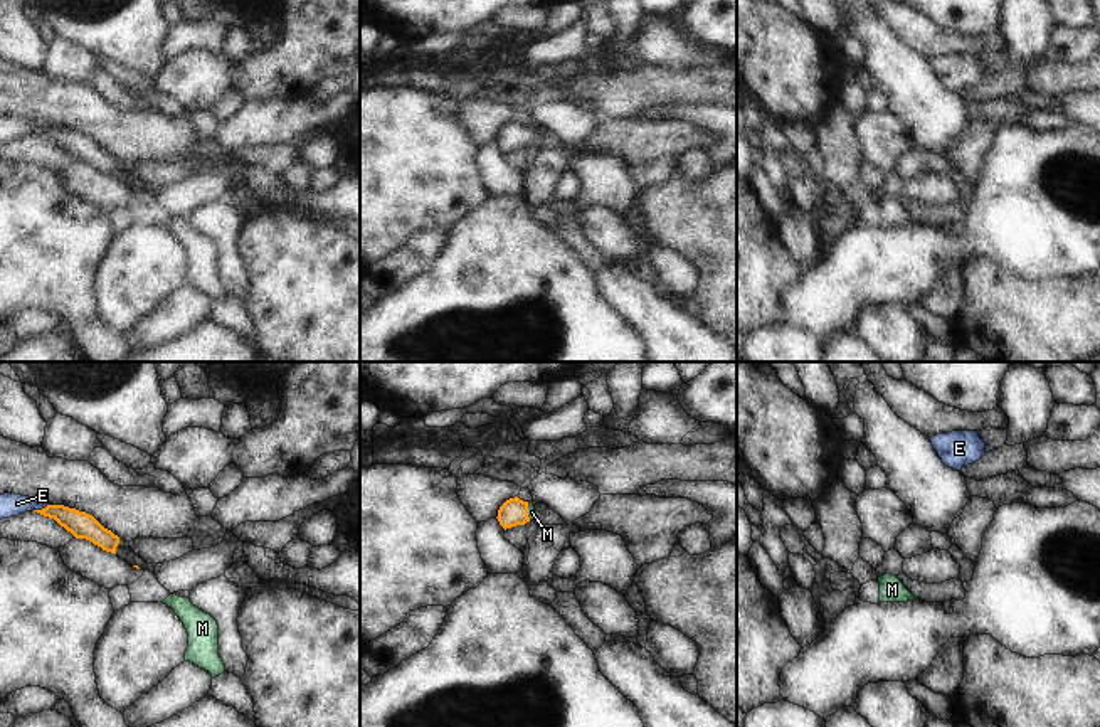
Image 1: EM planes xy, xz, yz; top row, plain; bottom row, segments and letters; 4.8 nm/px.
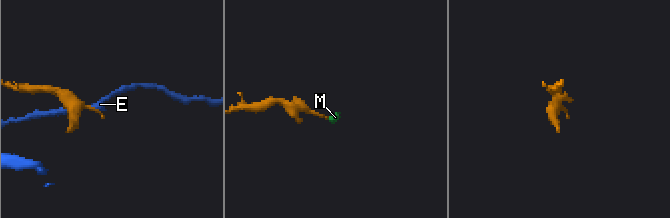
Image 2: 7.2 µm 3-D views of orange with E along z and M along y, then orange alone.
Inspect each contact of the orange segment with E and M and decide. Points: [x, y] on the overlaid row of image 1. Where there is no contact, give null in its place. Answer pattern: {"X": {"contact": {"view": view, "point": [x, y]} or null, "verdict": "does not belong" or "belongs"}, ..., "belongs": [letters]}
{"E": {"contact": {"view": "xy", "point": [42, 509]}, "verdict": "does not belong"}, "M": {"contact": {"view": "xz", "point": [527, 512]}, "verdict": "belongs"}, "belongs": ["M"]}

